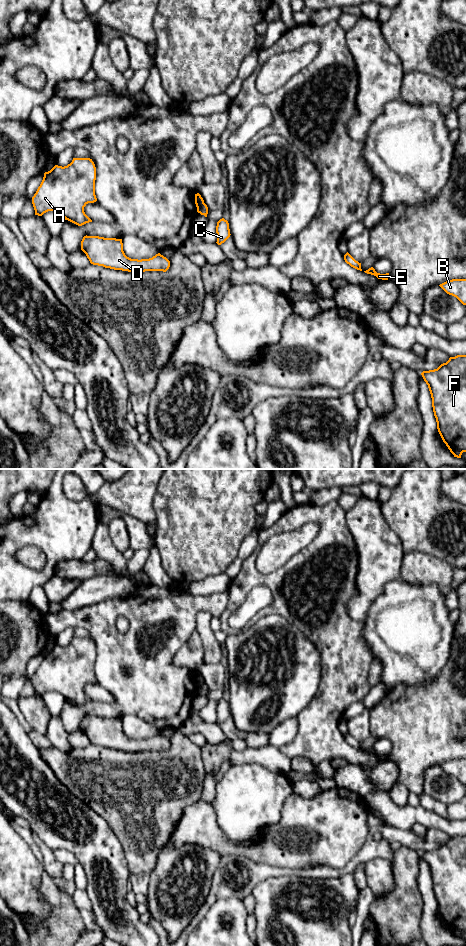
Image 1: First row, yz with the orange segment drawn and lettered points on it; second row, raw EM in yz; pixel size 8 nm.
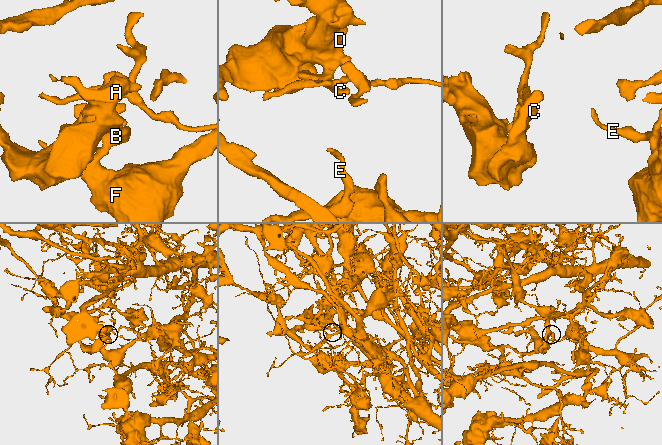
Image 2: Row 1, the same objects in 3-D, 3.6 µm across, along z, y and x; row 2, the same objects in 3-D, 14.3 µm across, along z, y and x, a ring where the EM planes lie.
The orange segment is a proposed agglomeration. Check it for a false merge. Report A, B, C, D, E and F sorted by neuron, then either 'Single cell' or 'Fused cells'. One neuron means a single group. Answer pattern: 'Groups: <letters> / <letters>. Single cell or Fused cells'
Groups: A C D / B E F. Fused cells

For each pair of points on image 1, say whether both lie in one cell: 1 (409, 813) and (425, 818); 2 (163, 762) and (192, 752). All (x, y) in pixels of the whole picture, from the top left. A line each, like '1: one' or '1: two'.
1: one
2: one

